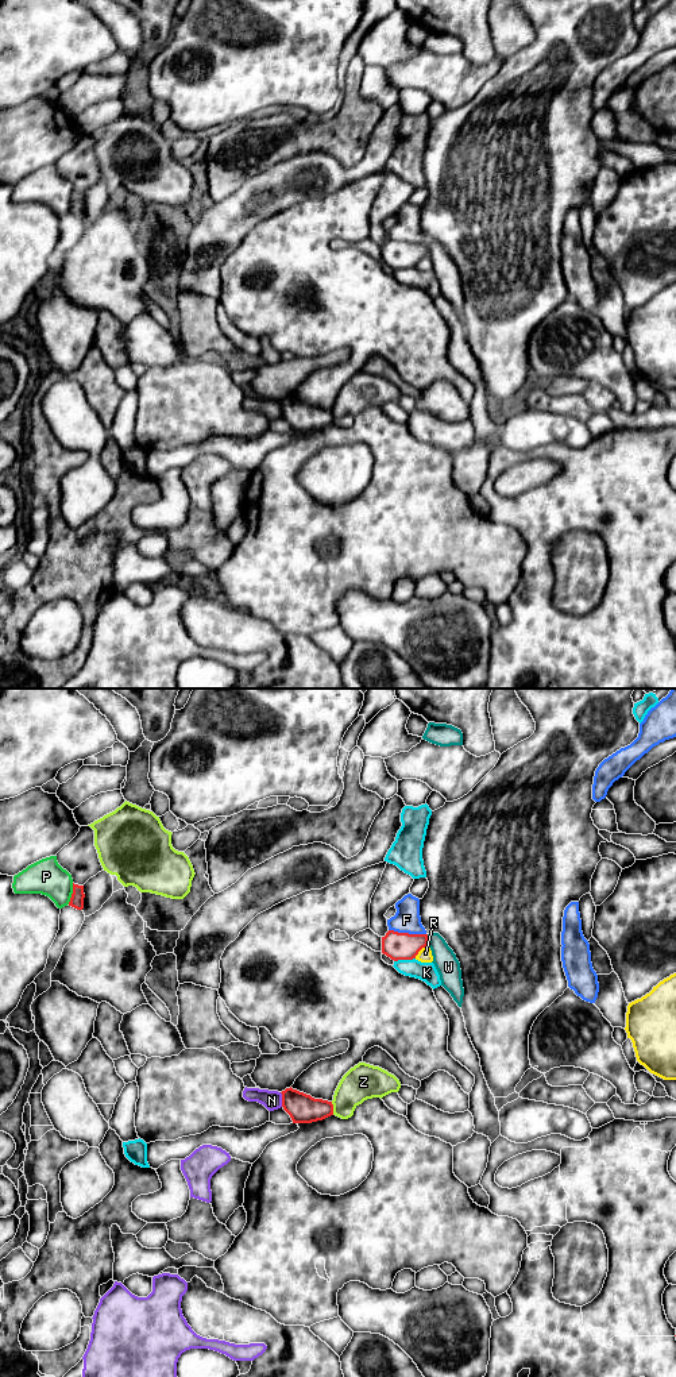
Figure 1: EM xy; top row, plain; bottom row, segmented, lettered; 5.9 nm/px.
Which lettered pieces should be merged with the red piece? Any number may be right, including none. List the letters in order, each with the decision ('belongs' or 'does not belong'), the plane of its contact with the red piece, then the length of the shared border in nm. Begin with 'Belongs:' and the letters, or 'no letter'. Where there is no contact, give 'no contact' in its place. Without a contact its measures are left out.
Belongs: no letter
F: does not belong; contact in xy; length 220 nm
K: does not belong; contact in xy; length 130 nm
N: does not belong; contact in xy; length 90 nm
P: does not belong; contact in xy; length 130 nm
R: does not belong; contact in xy; length 110 nm
W: does not belong; contact in xy; length 70 nm
Z: does not belong; contact in xy; length 80 nm

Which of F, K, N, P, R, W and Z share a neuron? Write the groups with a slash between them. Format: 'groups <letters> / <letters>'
groups F / K / N / P / R / W Z

